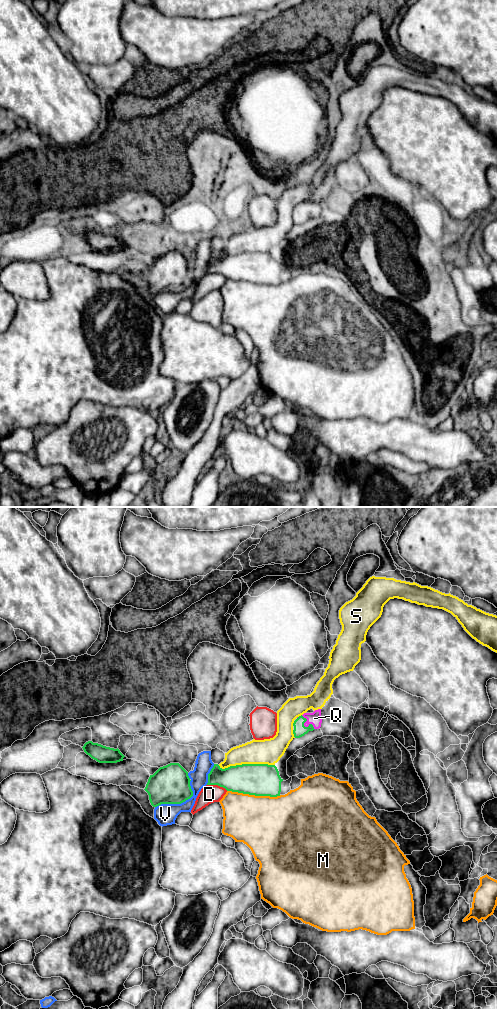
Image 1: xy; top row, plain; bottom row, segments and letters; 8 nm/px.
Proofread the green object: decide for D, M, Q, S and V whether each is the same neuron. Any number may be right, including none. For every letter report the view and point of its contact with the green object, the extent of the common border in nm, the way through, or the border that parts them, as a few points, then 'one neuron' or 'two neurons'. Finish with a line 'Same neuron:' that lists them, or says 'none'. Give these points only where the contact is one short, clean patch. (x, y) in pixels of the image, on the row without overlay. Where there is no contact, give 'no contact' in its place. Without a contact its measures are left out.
D: contact xy (217, 272); length 180 nm; two neurons
M: contact xy (254, 282); length 440 nm; two neurons
Q: contact xy (304, 214); length 160 nm; way xy (300, 218), (304, 214), (314, 206); one neuron
S: contact xy (246, 252); length 460 nm; two neurons
V: contact xy (181, 290); length 360 nm; two neurons
Same neuron: Q

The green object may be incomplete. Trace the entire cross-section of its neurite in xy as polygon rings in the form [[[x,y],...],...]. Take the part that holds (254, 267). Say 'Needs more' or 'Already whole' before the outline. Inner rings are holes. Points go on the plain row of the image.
Already whole. [[[214,252],[207,273],[218,273],[227,279],[255,284],[280,284],[283,267],[275,253],[242,252],[222,257]]]

